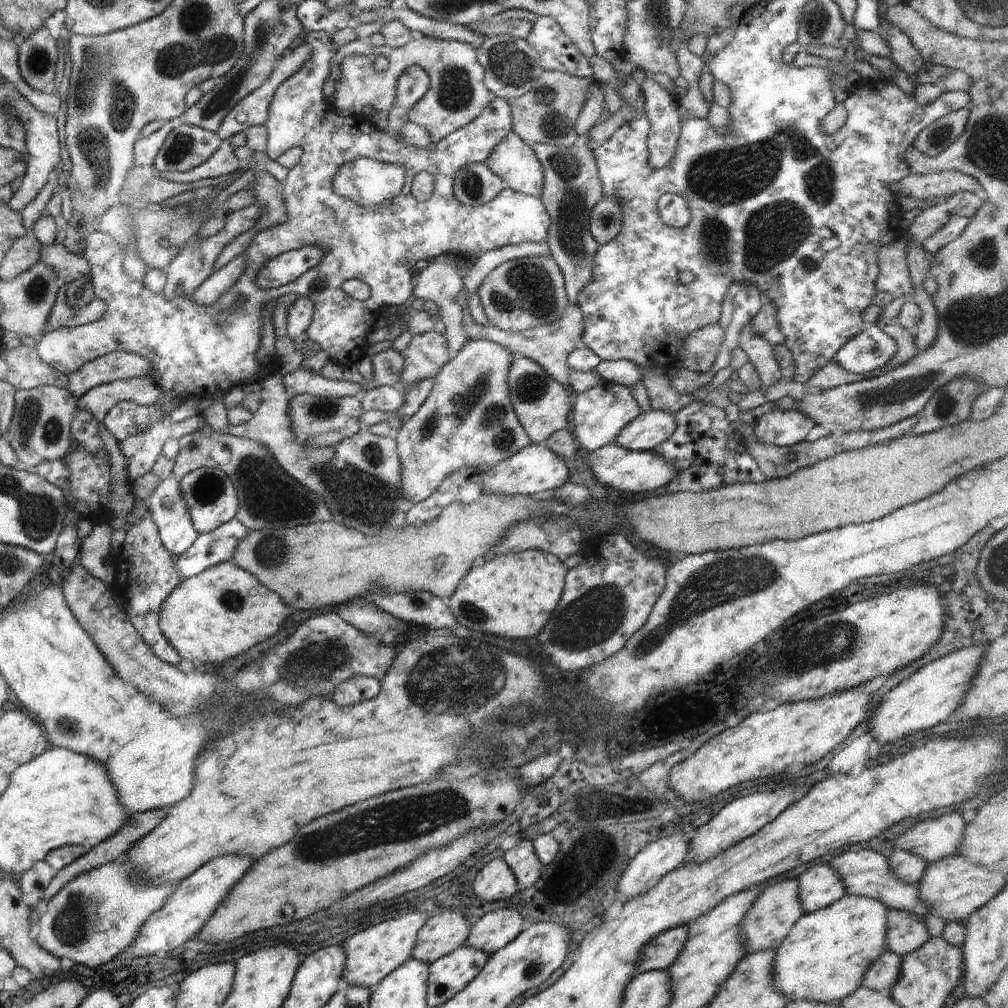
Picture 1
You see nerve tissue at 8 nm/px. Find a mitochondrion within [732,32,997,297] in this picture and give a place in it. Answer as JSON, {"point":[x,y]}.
{"point":[936,139]}

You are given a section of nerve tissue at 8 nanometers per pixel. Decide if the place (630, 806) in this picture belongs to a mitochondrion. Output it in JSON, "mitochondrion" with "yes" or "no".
{"mitochondrion":"no"}

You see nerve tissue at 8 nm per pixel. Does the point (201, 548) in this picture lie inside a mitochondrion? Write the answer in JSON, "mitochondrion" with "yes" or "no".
{"mitochondrion":"no"}

